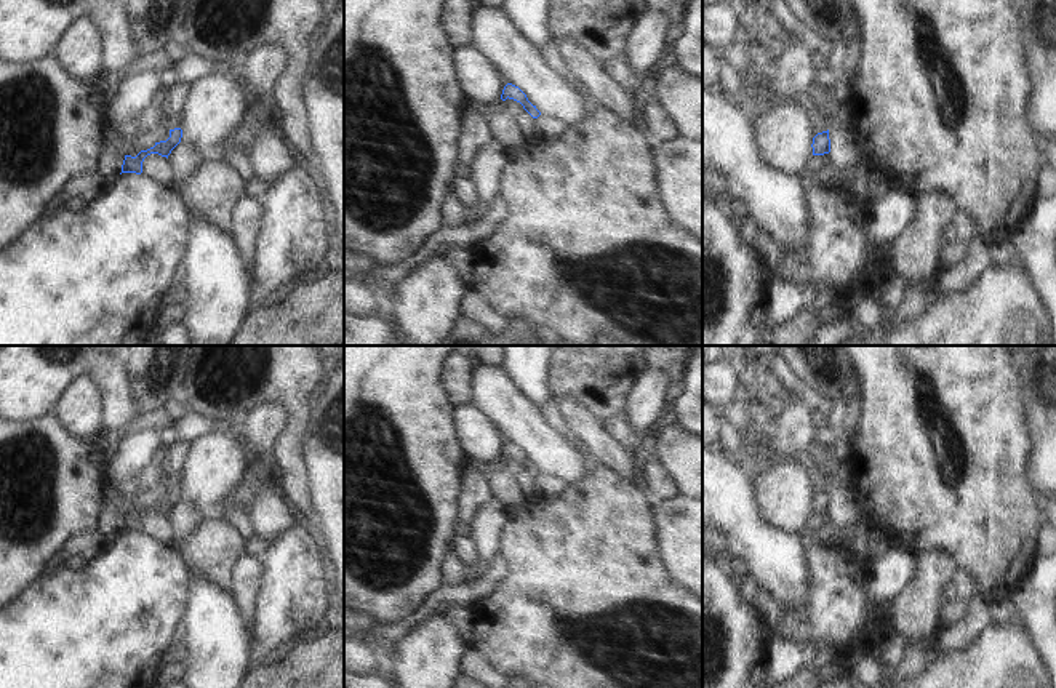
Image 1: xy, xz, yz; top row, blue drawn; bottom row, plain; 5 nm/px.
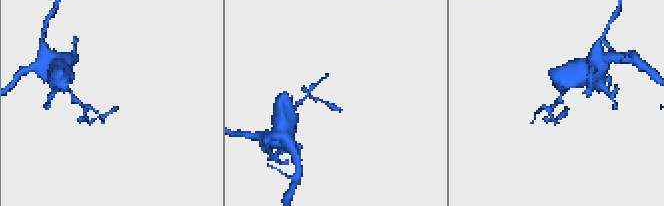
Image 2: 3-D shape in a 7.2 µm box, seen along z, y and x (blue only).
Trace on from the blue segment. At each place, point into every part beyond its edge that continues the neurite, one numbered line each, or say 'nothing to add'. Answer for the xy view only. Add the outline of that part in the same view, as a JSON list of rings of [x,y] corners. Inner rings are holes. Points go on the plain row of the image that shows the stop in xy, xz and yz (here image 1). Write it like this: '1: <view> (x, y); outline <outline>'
1: xy (178, 450); outline [[[176,437],[170,438],[170,445],[166,448],[166,462],[165,462],[165,483],[170,488],[181,485],[181,472],[184,467],[184,461],[189,454],[190,443],[179,440]]]

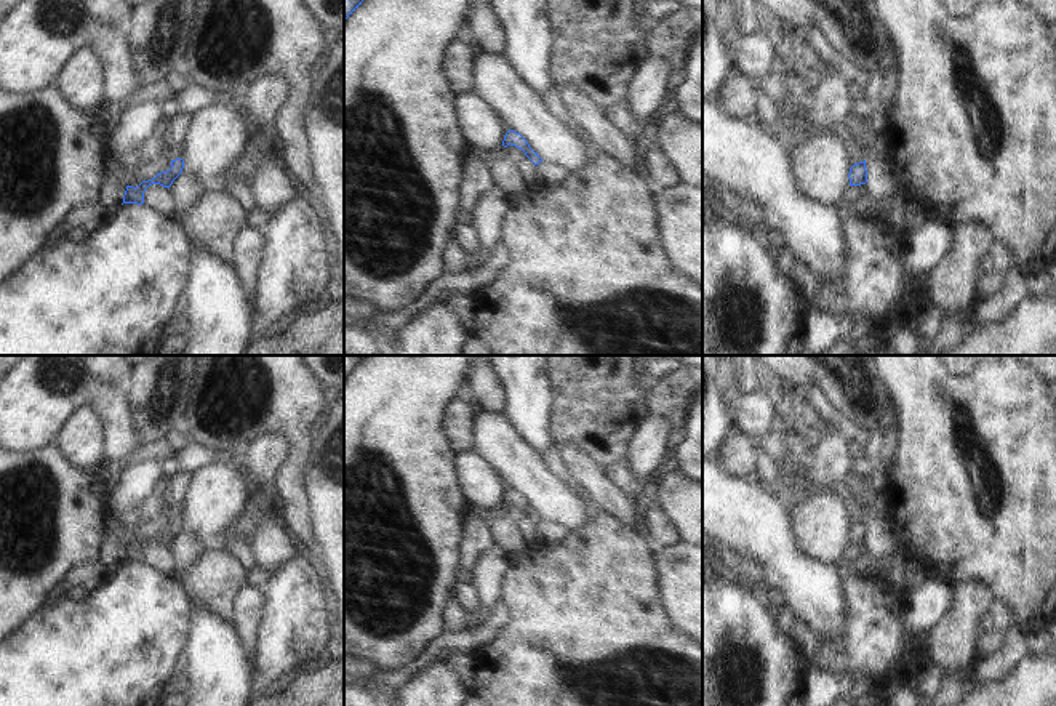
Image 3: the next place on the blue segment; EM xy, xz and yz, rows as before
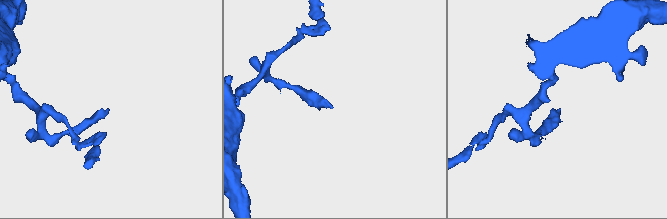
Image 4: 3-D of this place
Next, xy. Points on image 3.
1: xy (180, 481); outline [[[178,467],[171,469],[171,475],[168,479],[168,493],[166,493],[166,514],[171,519],[182,515],[182,503],[186,498],[186,491],[190,485],[192,474],[181,471]]]

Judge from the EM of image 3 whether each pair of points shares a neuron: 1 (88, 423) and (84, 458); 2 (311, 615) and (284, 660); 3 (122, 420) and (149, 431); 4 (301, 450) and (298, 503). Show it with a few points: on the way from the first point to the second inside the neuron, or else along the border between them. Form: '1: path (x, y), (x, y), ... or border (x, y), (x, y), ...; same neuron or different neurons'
1: path (84, 431), (84, 450); same neuron
2: path (300, 626), (284, 644), (284, 649); same neuron
3: border (125, 388), (133, 428), (141, 445); different neurons
4: path (295, 463), (295, 490); same neuron

